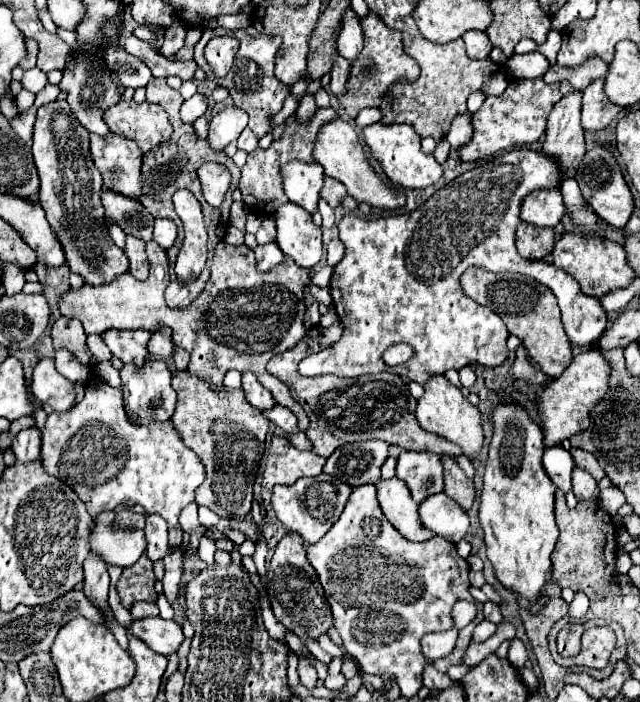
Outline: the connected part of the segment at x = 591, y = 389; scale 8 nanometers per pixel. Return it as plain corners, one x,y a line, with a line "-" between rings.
590,347
588,351
576,355
558,379
552,379
548,387
538,391
538,413
540,413
540,425
544,429
546,445
558,445
564,439
570,439
574,433
588,429
592,409
608,393
610,373
612,367
606,361
606,357
598,349

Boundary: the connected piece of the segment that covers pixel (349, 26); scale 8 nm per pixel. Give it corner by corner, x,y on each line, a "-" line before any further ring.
350,9
344,15
342,21
342,31
340,31
340,39
338,39
338,53
346,59
346,61
356,61
358,55
362,53
362,29
360,29
360,19
358,15

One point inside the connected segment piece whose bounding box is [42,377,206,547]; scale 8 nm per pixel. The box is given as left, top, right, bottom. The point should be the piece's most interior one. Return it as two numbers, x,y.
111,464

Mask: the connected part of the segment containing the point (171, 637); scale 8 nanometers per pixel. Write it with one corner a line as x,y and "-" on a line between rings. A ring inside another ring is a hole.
160,617
134,619
128,627
128,633
142,639
152,651
166,657
174,653
184,641
182,627
176,621
164,621

